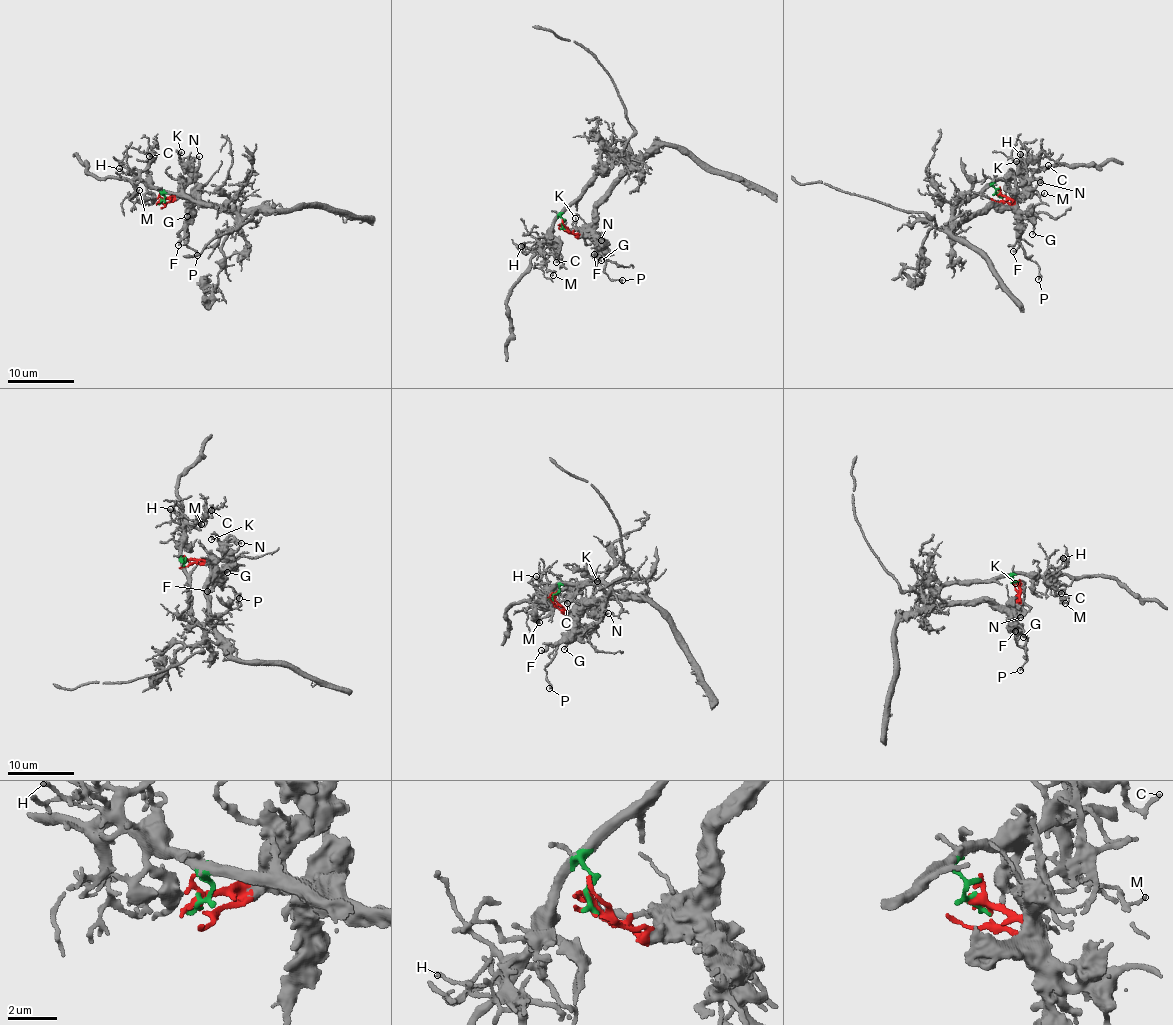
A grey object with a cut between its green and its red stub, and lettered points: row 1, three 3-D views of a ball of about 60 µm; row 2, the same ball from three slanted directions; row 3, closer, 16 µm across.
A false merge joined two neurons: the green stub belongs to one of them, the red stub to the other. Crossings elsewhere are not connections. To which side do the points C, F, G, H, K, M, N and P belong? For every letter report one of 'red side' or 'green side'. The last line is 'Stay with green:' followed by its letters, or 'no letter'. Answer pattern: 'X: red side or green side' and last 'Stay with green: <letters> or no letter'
C: green side
F: red side
G: red side
H: green side
K: red side
M: green side
N: red side
P: red side
Stay with green: C, H, M

